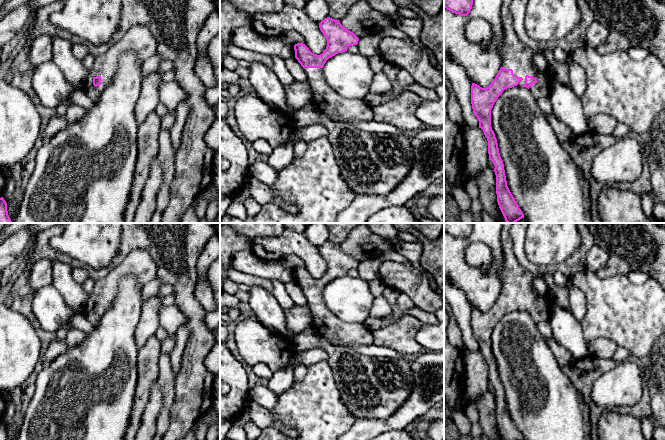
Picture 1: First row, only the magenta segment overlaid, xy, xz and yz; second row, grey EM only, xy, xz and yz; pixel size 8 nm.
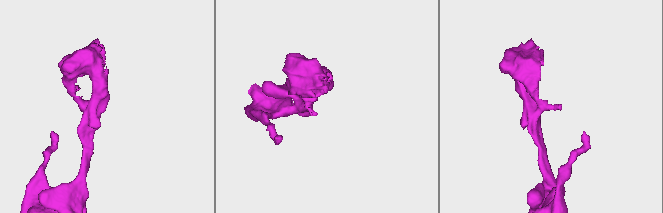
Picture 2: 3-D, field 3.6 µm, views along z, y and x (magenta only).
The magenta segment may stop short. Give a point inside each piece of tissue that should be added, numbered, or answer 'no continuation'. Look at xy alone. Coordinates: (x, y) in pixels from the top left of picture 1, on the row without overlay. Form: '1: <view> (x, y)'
1: xy (140, 263)

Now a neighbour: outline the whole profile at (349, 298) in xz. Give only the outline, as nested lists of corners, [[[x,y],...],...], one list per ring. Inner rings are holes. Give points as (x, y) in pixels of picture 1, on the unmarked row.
[[[338,277],[323,290],[323,300],[328,309],[347,323],[364,323],[374,299],[369,282],[360,277]]]

